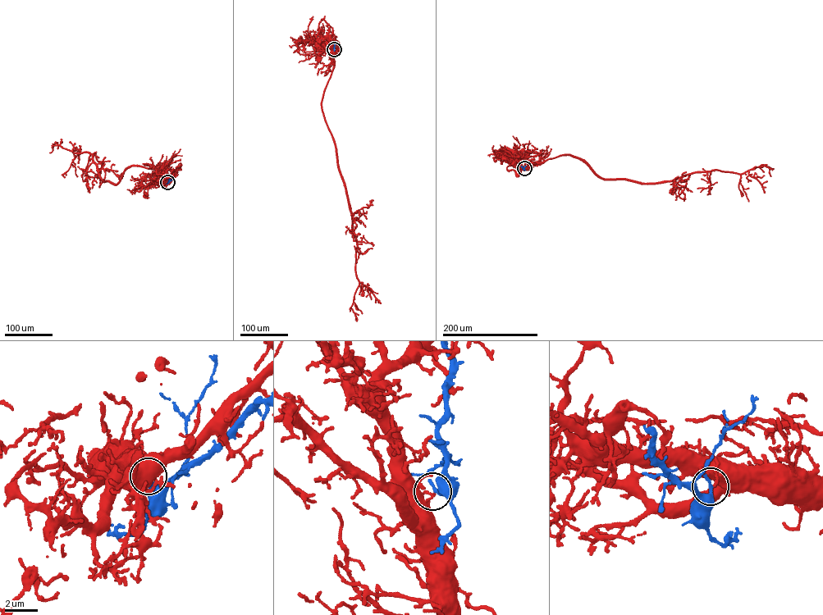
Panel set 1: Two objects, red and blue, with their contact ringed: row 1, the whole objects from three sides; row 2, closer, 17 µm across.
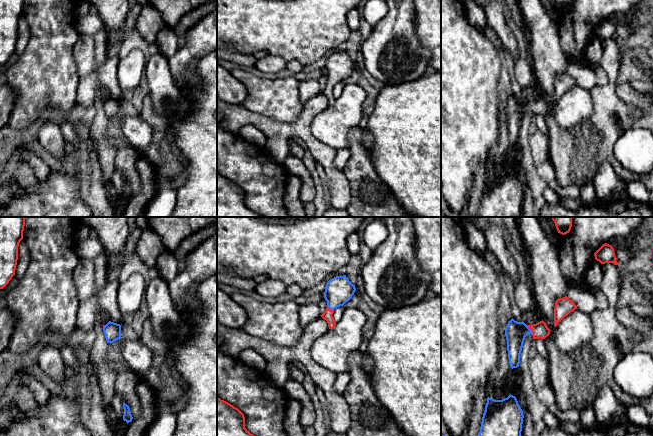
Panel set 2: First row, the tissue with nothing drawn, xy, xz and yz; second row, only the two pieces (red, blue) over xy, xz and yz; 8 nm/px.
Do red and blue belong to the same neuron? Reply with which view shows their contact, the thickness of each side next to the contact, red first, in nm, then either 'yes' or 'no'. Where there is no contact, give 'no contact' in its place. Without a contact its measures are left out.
contact in yz; calibres 130 and 170 nm; no

